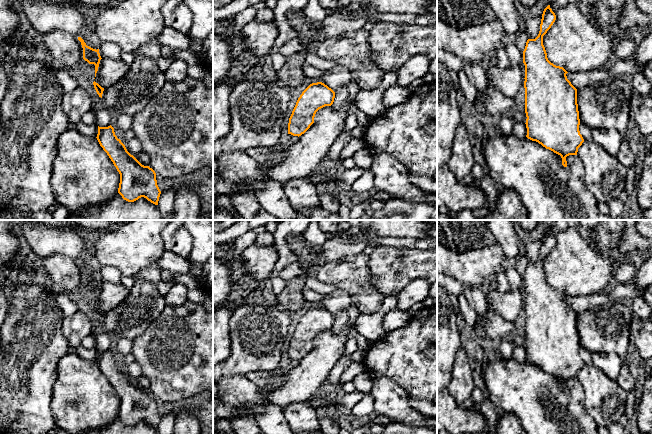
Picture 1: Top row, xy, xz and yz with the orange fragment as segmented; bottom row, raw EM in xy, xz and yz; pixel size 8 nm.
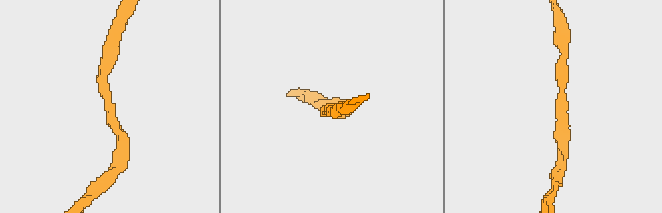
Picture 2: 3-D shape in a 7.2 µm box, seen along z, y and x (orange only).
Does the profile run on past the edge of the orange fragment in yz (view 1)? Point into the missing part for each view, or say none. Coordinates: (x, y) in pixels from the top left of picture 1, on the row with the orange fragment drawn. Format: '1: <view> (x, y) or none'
1: none

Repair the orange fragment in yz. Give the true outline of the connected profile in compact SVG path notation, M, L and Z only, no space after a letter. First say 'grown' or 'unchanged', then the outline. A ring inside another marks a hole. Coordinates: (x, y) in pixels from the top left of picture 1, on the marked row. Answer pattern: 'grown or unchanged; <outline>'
unchanged; M548 5L538 36L528 39L523 51L526 137L560 155L567 167L566 157L577 155L584 139L579 131L577 89L567 79L568 72L548 60L543 45L543 36L555 20Z

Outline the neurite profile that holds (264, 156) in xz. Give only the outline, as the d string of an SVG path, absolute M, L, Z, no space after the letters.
M252 147L247 149L246 154L259 163L262 167L271 165L278 154L274 148Z

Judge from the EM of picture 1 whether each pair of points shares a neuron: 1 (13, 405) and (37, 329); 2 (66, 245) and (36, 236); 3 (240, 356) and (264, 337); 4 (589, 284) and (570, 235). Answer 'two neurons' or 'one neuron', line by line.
1: one neuron
2: one neuron
3: one neuron
4: one neuron

